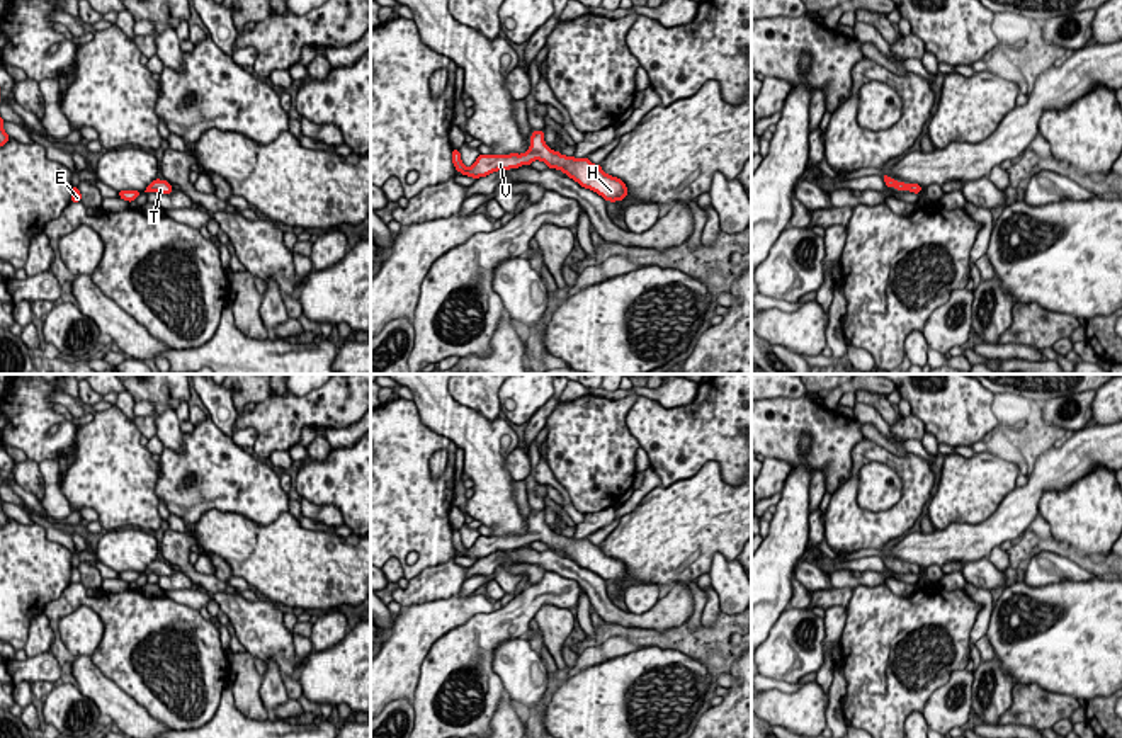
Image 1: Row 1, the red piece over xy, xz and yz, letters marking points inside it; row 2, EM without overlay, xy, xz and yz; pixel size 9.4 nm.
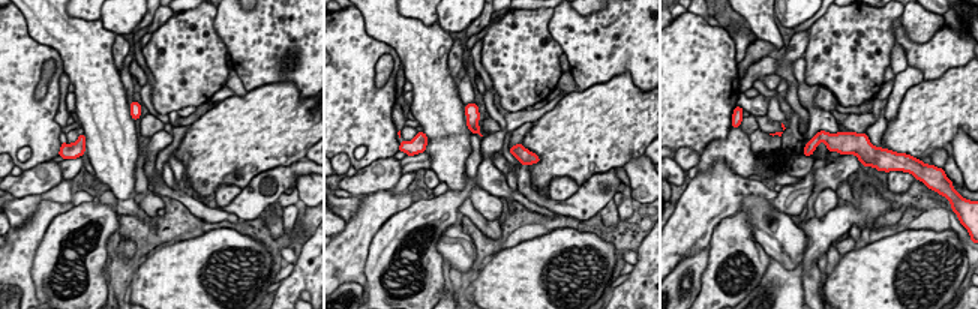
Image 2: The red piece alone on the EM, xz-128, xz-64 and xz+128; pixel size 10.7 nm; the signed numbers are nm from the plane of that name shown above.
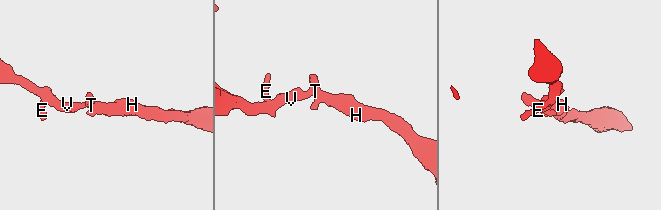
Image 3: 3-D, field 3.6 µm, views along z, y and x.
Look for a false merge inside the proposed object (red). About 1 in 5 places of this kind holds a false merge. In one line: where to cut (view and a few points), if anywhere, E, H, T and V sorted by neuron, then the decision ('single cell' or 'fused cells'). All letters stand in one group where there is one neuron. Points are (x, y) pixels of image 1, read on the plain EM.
no cut; E H T V; single cell

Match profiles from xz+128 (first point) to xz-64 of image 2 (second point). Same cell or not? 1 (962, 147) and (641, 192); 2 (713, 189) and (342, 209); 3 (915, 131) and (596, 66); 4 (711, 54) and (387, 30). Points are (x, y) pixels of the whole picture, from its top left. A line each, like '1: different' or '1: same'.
1: same
2: different
3: different
4: different

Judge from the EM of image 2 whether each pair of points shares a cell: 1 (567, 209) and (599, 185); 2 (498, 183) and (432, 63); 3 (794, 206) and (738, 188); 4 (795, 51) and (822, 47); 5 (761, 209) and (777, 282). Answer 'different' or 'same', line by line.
1: same
2: different
3: different
4: different
5: different

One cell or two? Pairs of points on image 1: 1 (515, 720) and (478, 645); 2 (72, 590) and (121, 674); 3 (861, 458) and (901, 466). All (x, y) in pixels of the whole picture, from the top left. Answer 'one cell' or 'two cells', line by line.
1: two cells
2: one cell
3: one cell

